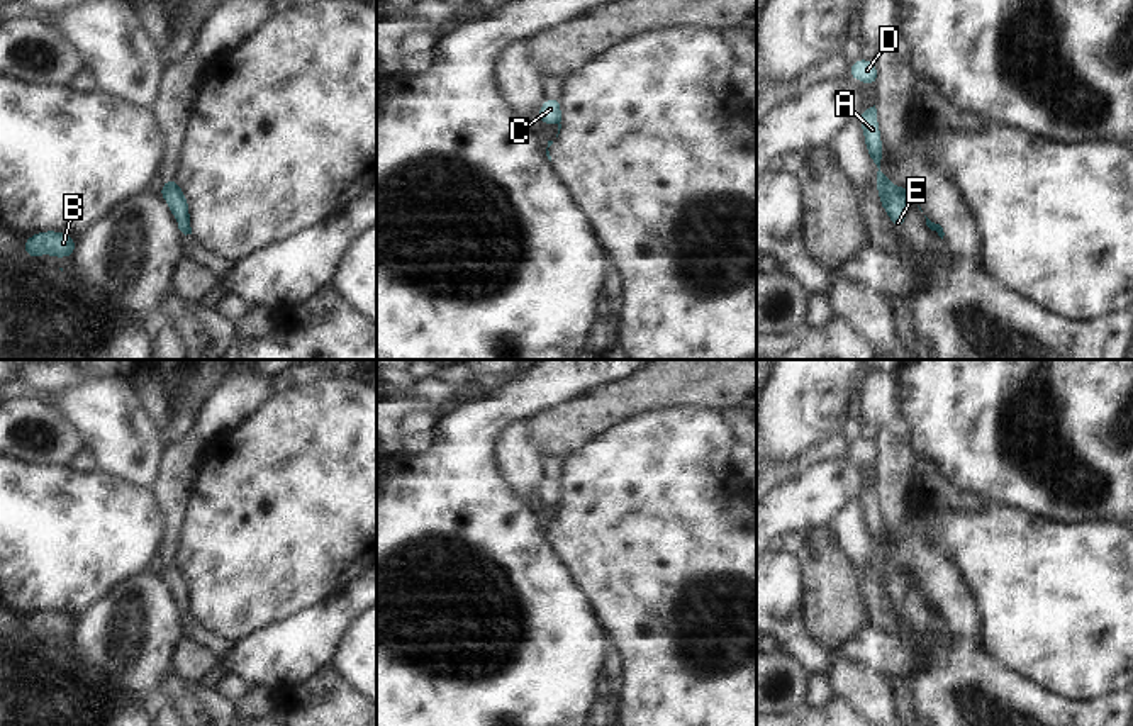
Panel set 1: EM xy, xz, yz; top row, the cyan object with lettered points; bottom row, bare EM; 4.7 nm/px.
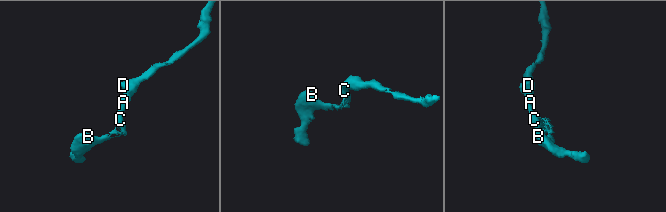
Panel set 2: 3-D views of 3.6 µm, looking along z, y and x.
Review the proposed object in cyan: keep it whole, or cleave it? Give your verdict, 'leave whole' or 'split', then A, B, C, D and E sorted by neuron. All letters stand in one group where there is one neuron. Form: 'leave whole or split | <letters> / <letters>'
split | A C D E / B

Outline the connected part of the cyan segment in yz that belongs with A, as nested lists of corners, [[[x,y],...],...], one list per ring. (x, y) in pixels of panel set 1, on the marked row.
[[[875,105],[867,109],[860,117],[860,126],[865,136],[867,153],[875,166],[875,187],[879,190],[879,200],[882,209],[892,221],[892,227],[897,231],[904,229],[906,212],[911,207],[911,198],[904,195],[899,187],[896,187],[882,170],[882,136],[879,129],[877,109]]]

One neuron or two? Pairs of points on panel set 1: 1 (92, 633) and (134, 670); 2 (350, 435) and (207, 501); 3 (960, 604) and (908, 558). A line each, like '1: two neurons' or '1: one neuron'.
1: one neuron
2: one neuron
3: one neuron

